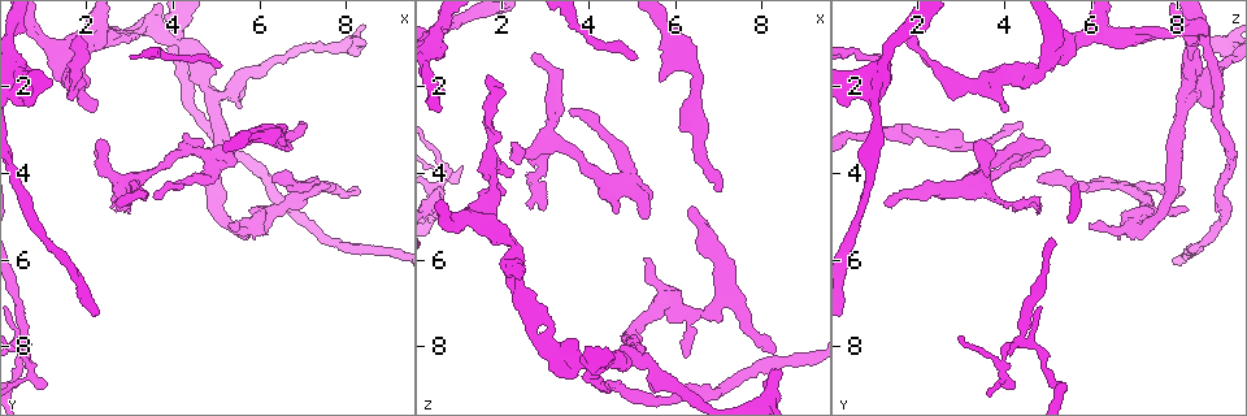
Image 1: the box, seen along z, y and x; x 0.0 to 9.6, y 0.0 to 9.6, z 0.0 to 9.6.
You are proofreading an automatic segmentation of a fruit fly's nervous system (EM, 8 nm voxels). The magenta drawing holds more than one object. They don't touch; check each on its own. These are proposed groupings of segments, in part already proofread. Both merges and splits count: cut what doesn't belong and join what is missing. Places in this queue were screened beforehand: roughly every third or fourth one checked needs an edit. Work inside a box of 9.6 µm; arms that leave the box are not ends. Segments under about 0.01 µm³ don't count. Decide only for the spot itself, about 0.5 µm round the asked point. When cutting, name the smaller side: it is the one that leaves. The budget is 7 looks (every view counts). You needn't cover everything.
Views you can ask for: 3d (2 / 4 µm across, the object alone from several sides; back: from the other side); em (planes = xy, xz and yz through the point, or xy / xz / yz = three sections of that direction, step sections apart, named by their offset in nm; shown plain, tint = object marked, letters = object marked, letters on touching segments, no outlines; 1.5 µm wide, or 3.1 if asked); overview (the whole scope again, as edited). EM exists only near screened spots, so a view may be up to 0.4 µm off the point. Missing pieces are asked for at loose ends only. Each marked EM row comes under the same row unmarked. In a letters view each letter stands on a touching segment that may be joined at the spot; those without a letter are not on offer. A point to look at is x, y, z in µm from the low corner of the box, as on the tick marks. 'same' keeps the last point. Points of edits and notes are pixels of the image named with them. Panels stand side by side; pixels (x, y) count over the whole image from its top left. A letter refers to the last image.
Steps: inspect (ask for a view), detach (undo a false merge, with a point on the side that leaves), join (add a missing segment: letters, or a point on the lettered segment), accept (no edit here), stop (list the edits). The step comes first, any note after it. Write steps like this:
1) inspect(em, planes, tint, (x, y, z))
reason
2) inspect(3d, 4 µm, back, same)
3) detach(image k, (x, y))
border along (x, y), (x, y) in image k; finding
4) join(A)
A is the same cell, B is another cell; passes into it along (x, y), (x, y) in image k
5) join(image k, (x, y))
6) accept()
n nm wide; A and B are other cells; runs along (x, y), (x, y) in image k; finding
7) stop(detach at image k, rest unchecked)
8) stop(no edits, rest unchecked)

inspect(3d, 2 µm, (5.50, 2.35, 8.85))
an open end

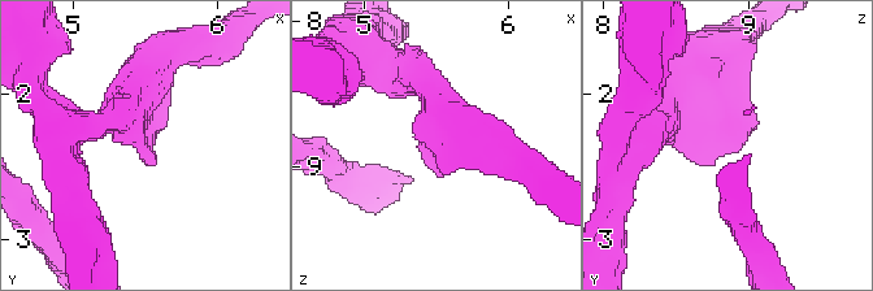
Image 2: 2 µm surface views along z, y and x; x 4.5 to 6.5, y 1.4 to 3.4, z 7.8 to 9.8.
inspect(em, planes, letters, (5.50, 2.42, 8.84))
shape alone is not enough

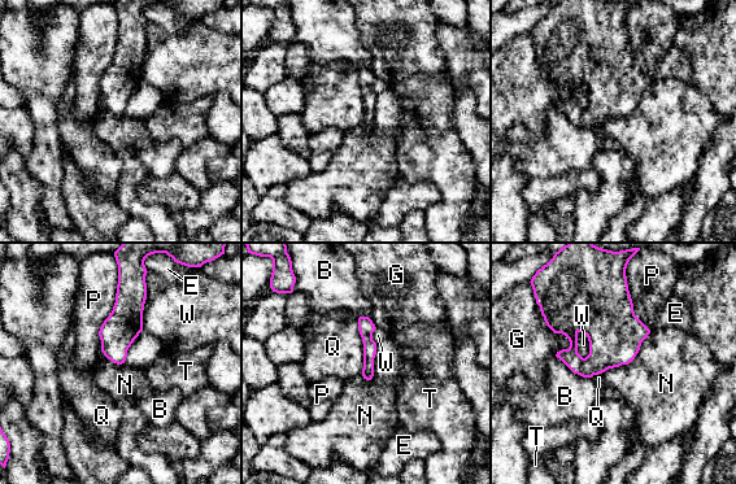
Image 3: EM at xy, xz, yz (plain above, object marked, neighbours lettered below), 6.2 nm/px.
accept()
B, E, G, N, P, Q, T and W are other cells; runs along (362, 319), (369, 344), (369, 375) in image 3; none of them fits

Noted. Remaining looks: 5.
inspect(em, planes, tint, (4.10, 0.95, 8.45))

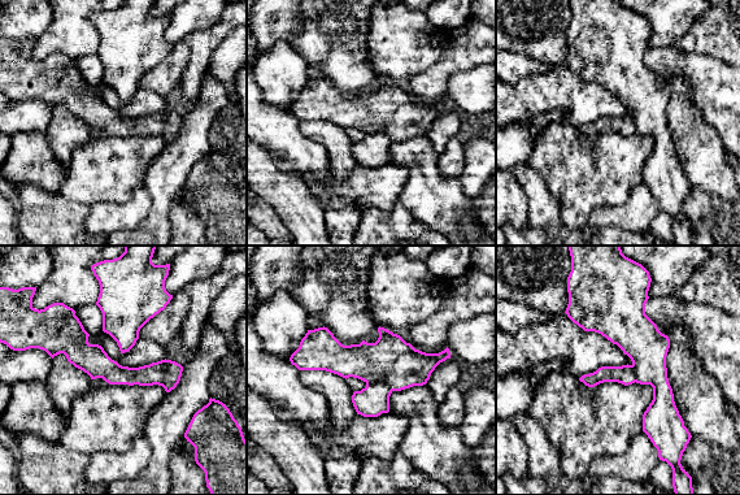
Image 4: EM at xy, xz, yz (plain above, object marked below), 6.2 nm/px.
inspect(em, planes, letters, same)

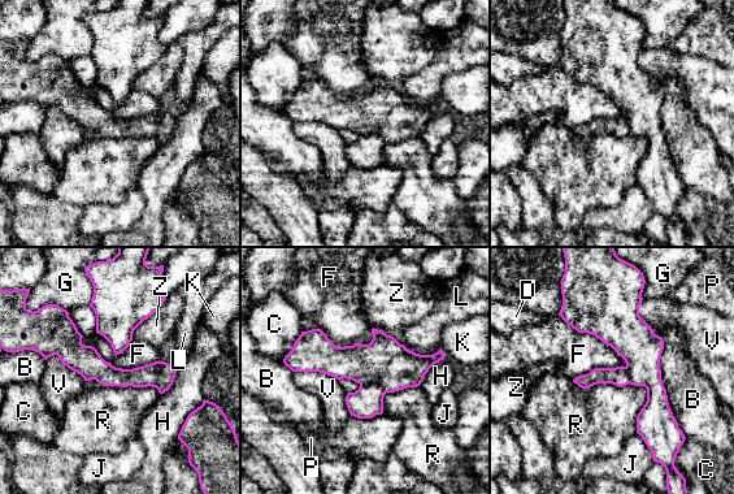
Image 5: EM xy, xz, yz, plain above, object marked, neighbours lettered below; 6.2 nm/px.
detach(image 5, (366, 402))
B touches over 600 nm; B, C, D, F, G, H, J, K, L, P, R, V and Z are other cells; border along (360, 385), (378, 385), (386, 391) in image 5; a second neuron is stuck on

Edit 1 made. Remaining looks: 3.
inspect(overview)
redraw

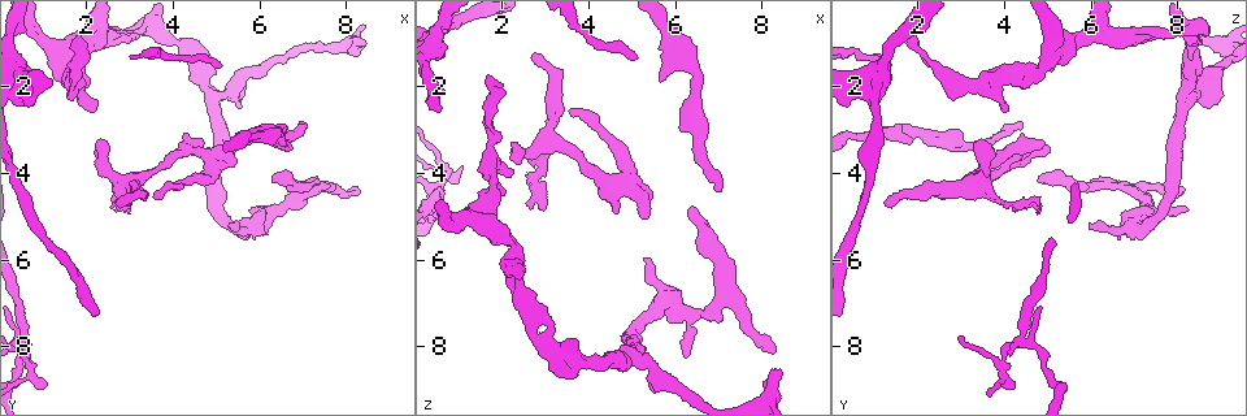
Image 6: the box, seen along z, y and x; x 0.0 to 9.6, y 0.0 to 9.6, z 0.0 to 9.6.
inspect(em, xz, step 8, tint, (2.15, 2.60, 4.00))
an open end

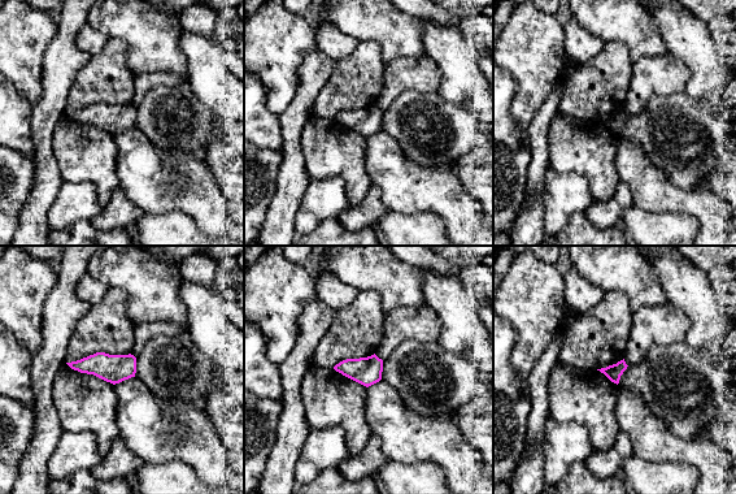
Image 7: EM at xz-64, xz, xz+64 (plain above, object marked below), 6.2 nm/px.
inspect(em, xz, step 8, letters, same)

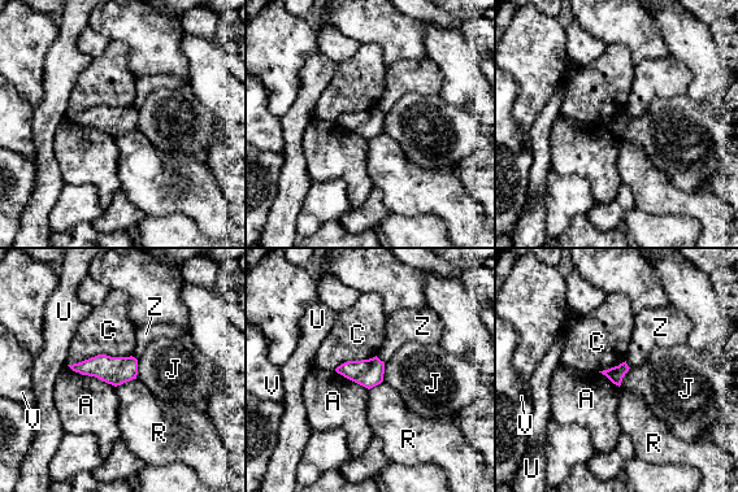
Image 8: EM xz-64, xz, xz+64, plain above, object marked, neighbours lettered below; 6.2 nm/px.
accept()
A, C, J, R, U, V and Z are other cells; border along (138, 360), (138, 374), (135, 378) in image 8; none of them fits

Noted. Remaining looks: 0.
stop(detach at image 5, rest unchecked)

